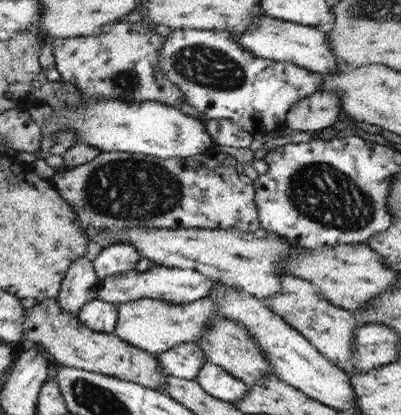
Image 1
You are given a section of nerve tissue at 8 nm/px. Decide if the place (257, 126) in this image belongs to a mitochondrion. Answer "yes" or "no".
no

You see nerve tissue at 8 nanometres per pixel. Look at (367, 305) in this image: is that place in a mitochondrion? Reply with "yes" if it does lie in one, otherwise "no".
no

